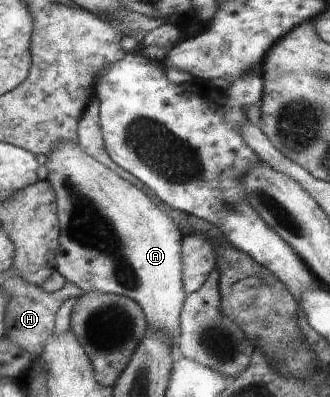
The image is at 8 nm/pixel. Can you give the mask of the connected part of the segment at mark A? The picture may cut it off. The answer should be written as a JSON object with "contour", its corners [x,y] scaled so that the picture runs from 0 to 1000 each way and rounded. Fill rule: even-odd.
{"contour":[[[185,365],[148,395],[148,456],[173,471],[170,504],[185,511],[185,642],[170,680],[200,708],[233,715],[258,736],[348,741],[412,756],[445,796],[458,826],[500,831],[536,861],[548,844],[545,793],[567,736],[555,705],[555,597],[536,557],[488,529],[421,471],[403,469],[255,375]]]}

